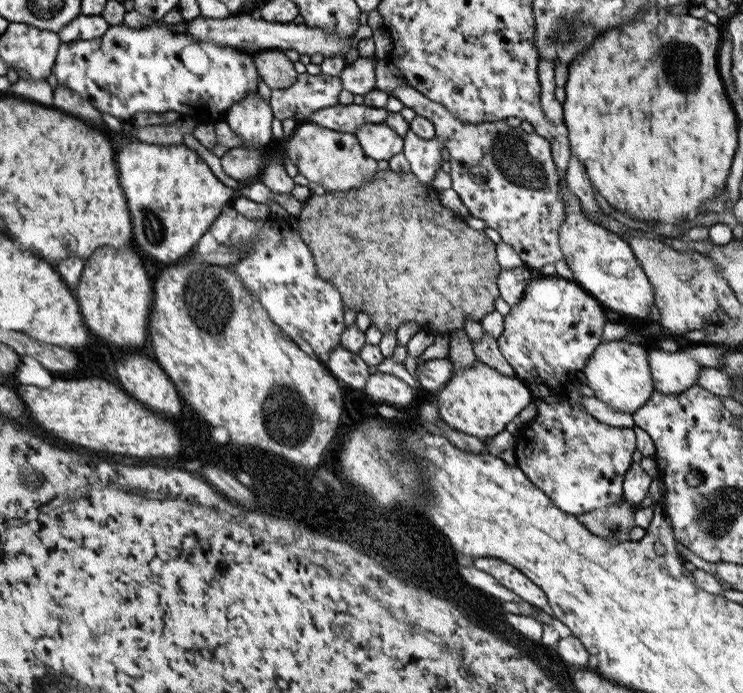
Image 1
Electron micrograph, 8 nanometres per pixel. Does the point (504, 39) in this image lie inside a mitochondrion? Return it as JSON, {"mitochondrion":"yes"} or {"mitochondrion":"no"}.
{"mitochondrion":"no"}

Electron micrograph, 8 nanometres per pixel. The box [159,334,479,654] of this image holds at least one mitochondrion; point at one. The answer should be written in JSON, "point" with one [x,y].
{"point":[285,410]}

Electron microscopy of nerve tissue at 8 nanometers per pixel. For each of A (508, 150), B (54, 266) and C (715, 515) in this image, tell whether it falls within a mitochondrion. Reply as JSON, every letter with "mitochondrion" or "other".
{"A":"mitochondrion","B":"other","C":"mitochondrion"}

